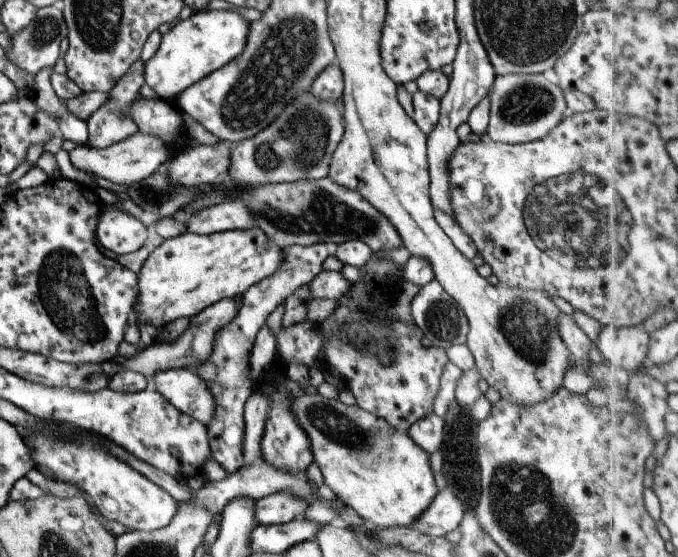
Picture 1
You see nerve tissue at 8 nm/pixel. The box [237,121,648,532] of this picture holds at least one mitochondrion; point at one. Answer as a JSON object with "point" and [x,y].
{"point":[553,205]}

